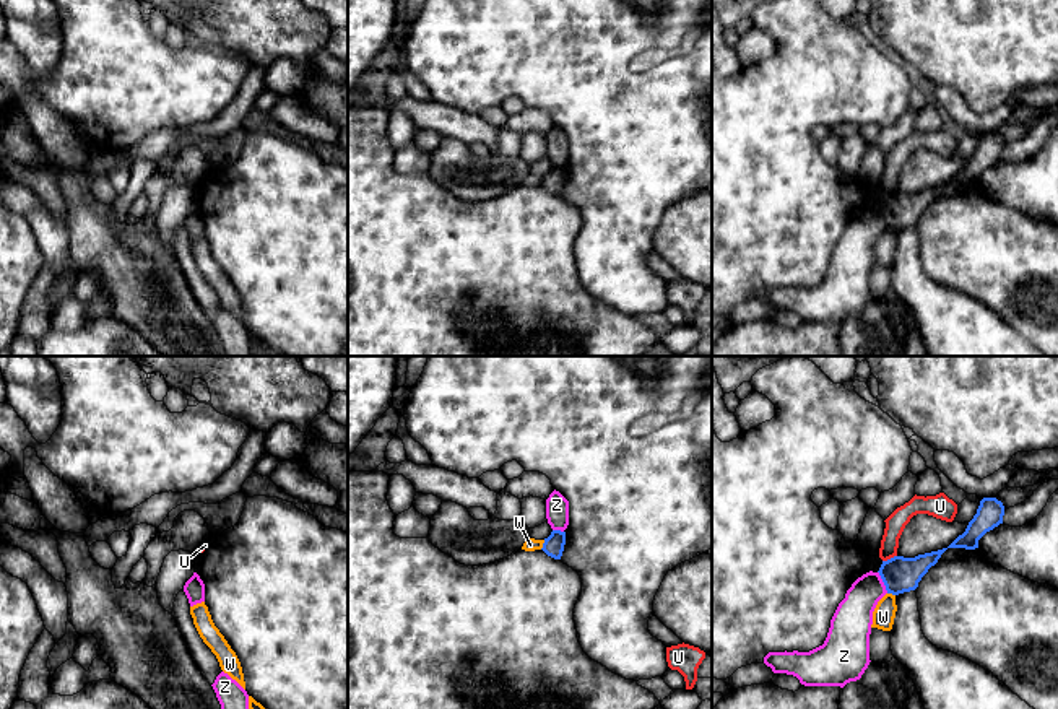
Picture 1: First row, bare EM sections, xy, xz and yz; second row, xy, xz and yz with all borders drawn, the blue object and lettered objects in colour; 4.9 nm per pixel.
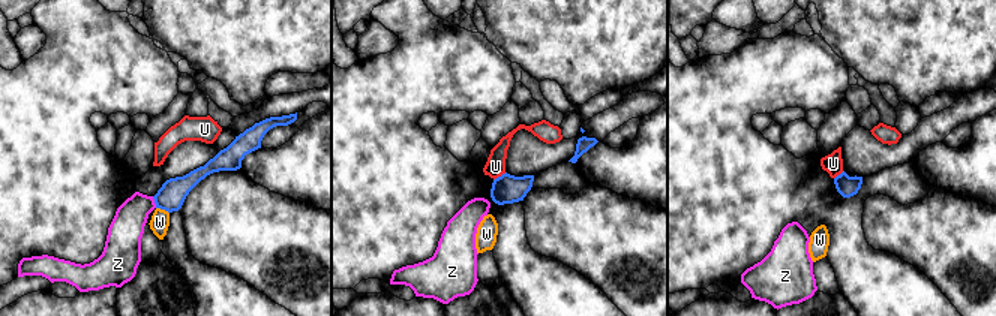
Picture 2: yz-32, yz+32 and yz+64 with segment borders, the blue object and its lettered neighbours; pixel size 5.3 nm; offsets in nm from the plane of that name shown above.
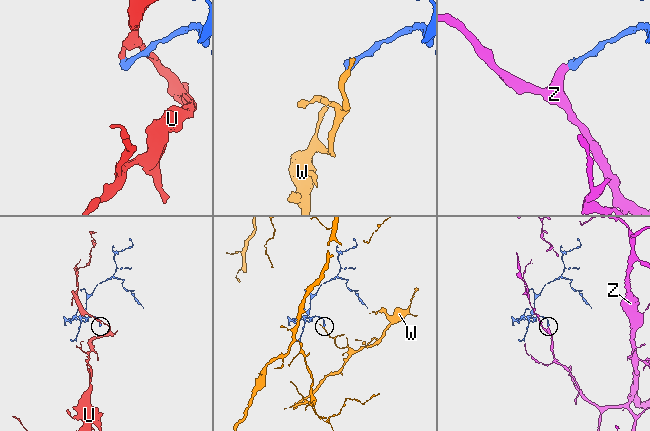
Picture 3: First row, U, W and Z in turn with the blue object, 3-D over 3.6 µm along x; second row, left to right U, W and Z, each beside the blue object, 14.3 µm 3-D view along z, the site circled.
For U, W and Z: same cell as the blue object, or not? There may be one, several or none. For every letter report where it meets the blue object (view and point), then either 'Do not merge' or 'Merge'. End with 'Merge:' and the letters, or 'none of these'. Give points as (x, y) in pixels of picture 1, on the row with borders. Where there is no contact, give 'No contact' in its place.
U: Touches blue at yz (891, 558). Do not merge
W: Touches blue at xz (543, 545). Do not merge
Z: Touches blue at yz (883, 581). Do not merge
Merge: none of these

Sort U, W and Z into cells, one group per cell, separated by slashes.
U / W / Z

